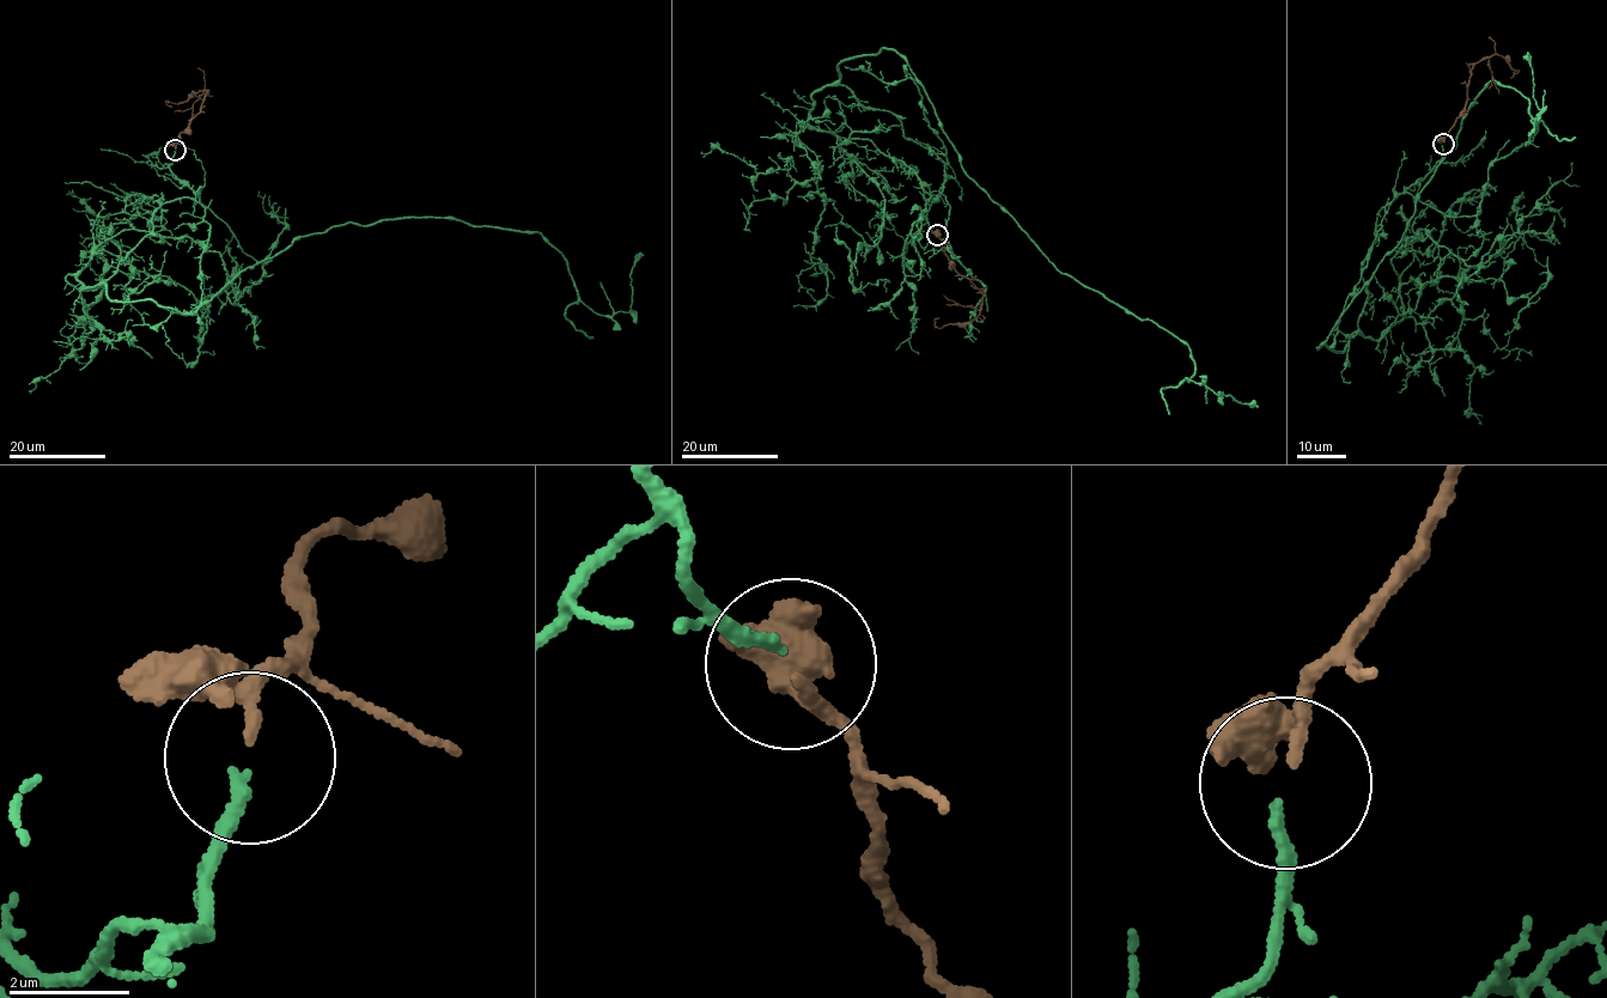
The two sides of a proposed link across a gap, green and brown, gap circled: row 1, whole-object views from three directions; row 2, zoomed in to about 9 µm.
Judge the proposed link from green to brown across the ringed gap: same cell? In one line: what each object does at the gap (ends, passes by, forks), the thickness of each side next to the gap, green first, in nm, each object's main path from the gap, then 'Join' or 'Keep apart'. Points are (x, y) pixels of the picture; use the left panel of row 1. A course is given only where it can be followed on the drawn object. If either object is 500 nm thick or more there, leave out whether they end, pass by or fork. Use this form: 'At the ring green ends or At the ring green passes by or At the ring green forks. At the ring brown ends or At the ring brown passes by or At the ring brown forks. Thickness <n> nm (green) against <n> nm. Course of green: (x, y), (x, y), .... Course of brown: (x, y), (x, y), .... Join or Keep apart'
At the ring green ends. At the ring brown passes by. Thickness 200 nm (green) against 140 nm. Course of green: (176, 151), (169, 169), (209, 229), (201, 304), (348, 223), (539, 232), (604, 316), (631, 309), (640, 251). Course of brown: (175, 148), (180, 134), (200, 113), (208, 93), (190, 93), (183, 103), (165, 103), (172, 107). Join

